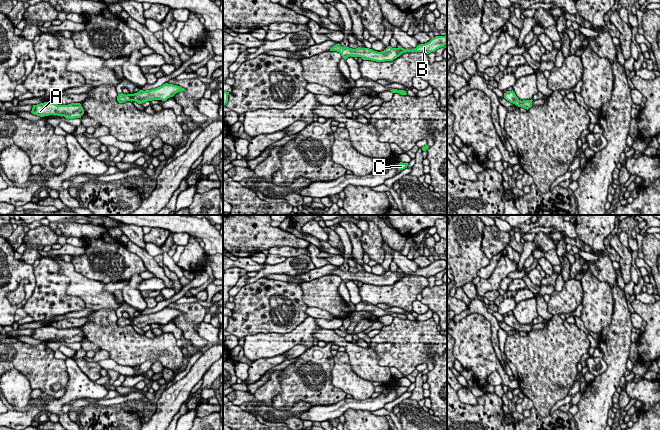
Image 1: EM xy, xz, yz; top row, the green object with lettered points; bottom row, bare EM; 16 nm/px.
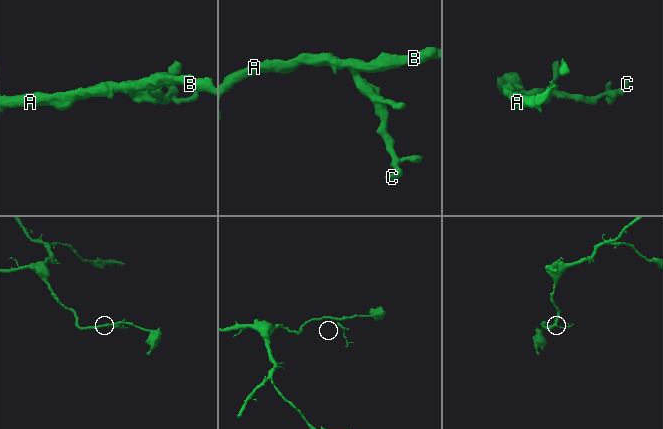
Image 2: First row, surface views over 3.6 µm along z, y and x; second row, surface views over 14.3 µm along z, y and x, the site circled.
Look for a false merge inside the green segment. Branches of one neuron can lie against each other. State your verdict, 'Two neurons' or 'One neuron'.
One neuron

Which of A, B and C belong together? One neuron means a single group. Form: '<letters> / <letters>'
A B C

